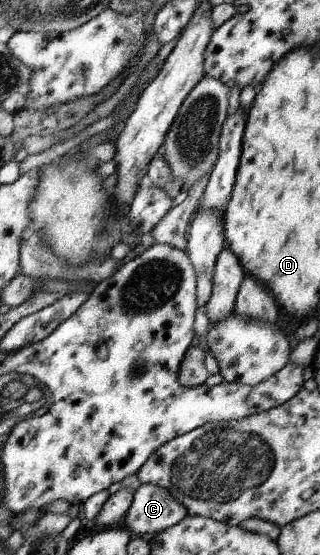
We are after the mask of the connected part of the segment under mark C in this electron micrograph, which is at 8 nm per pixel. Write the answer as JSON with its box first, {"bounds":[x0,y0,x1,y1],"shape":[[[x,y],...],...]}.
{"bounds":[124,484,187,536],"shape":[[[145,484],[135,490],[132,504],[124,518],[125,527],[132,536],[162,532],[178,524],[187,515],[182,506],[162,487]]]}

